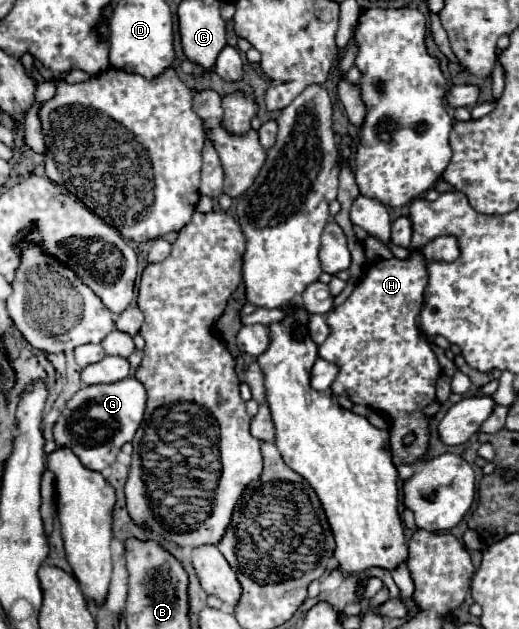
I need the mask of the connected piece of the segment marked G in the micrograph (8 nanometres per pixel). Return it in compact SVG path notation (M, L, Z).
M129 376L115 384L85 386L67 402L65 410L61 412L53 428L53 434L59 446L65 444L73 448L73 452L79 456L85 468L101 472L117 458L121 446L133 440L135 430L143 420L143 410L145 410L145 388L137 378Z

